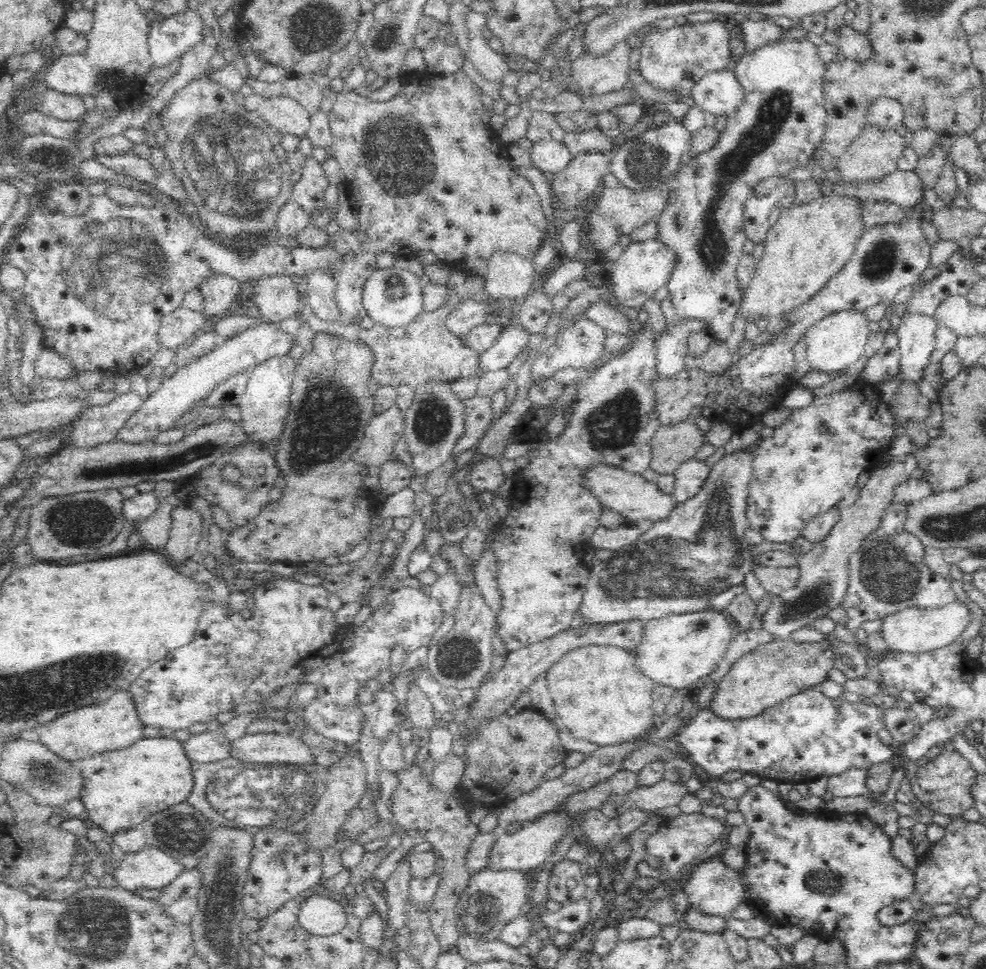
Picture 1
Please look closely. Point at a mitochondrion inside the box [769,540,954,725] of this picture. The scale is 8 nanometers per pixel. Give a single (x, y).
(817, 595)

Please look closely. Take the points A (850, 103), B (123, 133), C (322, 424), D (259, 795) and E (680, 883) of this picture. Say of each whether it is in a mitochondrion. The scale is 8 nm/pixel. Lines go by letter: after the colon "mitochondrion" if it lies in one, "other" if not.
A: other
B: other
C: mitochondrion
D: mitochondrion
E: other

